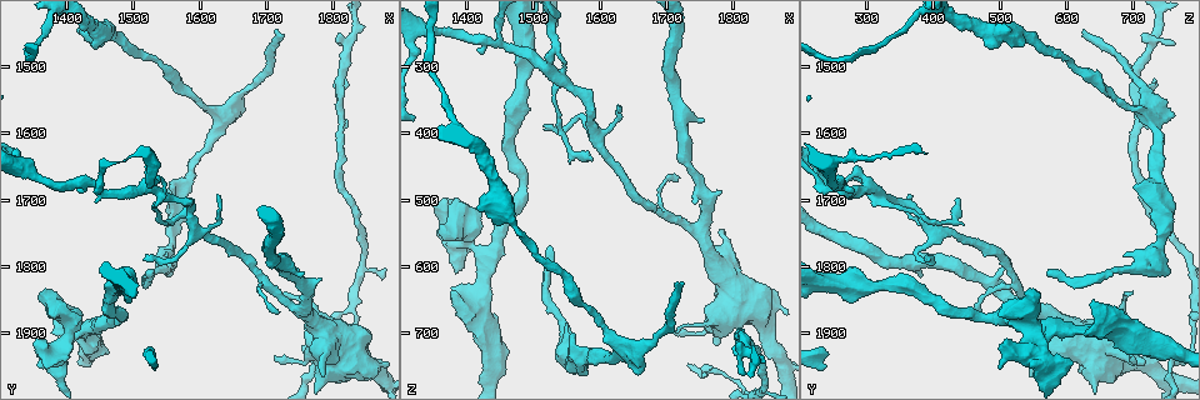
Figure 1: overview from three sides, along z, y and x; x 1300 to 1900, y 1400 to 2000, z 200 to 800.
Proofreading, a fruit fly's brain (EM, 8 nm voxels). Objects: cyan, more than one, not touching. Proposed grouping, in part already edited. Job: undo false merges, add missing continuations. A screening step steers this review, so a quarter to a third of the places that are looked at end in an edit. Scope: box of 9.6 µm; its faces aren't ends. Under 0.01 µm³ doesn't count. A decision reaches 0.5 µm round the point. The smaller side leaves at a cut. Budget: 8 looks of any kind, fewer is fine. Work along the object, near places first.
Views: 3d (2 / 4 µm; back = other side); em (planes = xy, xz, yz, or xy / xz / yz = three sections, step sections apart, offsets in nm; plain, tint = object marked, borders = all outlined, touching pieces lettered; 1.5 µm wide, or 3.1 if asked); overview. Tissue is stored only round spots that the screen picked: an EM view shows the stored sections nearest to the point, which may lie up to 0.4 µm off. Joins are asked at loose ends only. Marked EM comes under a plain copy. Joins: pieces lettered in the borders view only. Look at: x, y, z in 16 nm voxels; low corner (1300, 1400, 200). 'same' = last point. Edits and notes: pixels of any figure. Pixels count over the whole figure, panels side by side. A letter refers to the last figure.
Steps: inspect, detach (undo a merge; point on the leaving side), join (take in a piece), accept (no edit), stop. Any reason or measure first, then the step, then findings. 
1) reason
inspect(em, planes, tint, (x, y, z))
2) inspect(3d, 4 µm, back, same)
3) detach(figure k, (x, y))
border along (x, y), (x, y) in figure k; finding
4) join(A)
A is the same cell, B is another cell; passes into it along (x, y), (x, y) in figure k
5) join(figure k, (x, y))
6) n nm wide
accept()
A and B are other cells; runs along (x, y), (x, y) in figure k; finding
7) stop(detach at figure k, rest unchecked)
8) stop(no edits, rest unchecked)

thin end
inspect(em, yz, step 8, borders, (1715, 1445, 625))

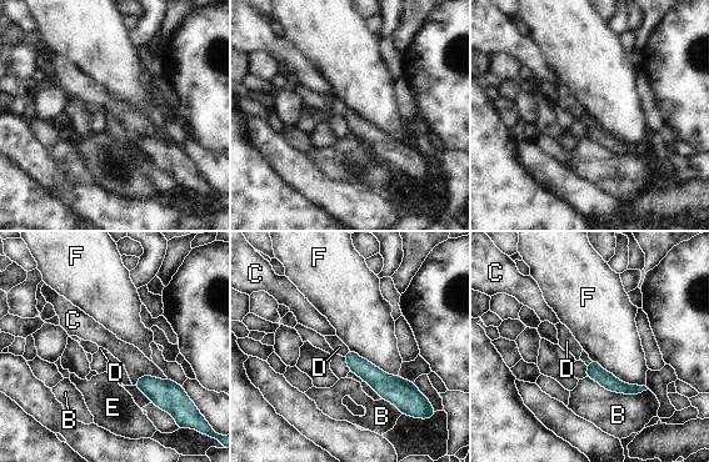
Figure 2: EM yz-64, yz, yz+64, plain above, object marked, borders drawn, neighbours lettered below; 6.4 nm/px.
another direction
inspect(em, planes, borders, same)

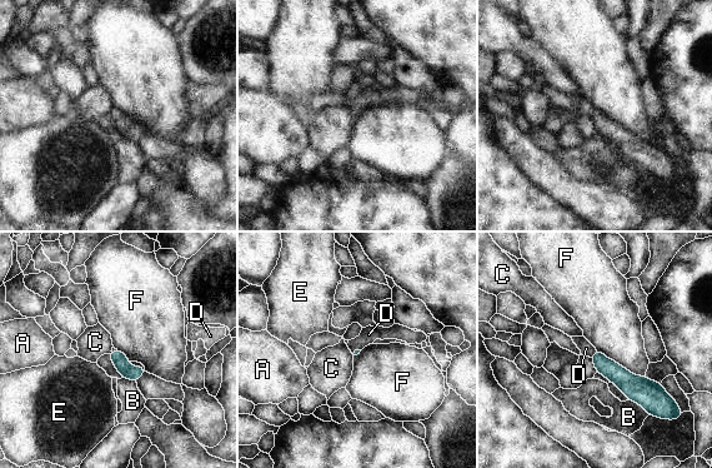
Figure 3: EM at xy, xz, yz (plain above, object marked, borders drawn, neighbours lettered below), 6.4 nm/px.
F touches over 360 nm
join(D)
D is the same cell, A, B, C, E and F are other cells; passes into it along (622, 378), (593, 354), (586, 348) in figure 3; the neuron continues

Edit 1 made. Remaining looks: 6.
free end
inspect(em, planes, borders, (1820, 1525, 735))

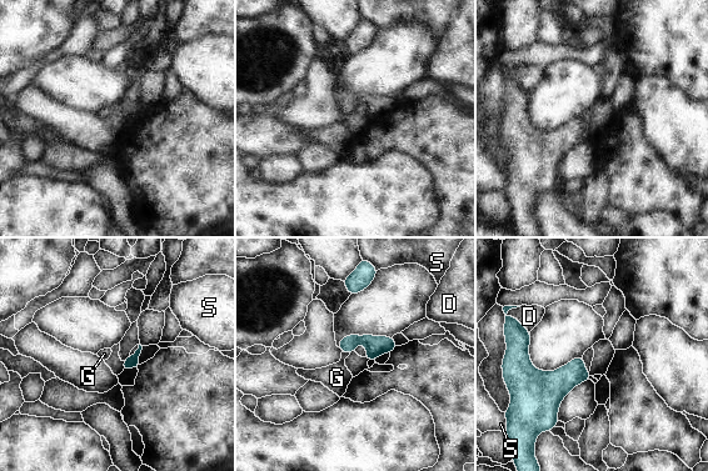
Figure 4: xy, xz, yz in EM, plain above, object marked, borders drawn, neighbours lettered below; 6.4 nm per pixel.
join(G)
G is the same cell, D and S are other cells; the neuron continues

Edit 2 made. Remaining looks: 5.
three-way junction
inspect(em, yz, step 8, borders, (1455, 1690, 270))

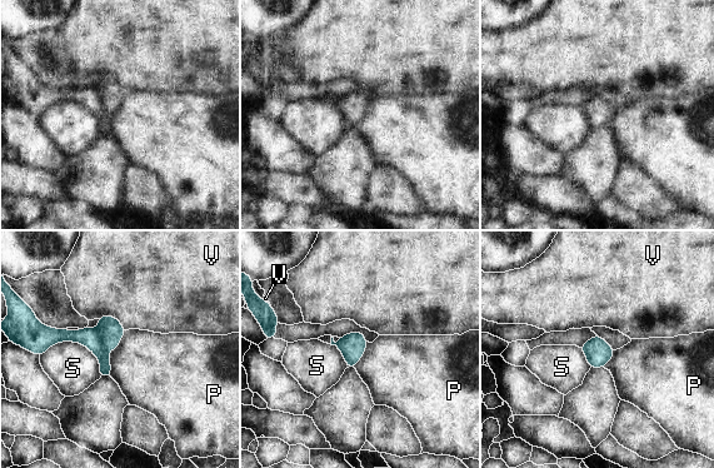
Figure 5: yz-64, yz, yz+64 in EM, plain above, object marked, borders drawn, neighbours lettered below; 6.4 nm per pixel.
cut it another way
inspect(em, planes, borders, same)

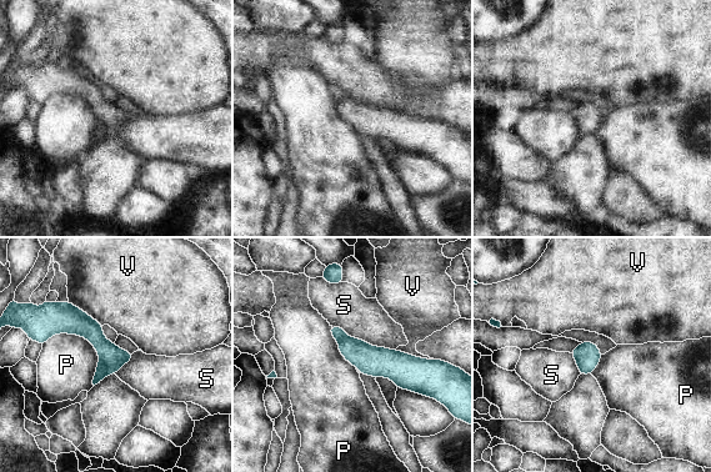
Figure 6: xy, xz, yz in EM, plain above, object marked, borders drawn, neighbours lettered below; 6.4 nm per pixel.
detach(figure 6, (101, 372))
P, S and V are other cells; two neurons meet here

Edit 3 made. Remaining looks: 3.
stop(join at figure 3, join at figure 4, detach at figure 6, rest unchecked)

